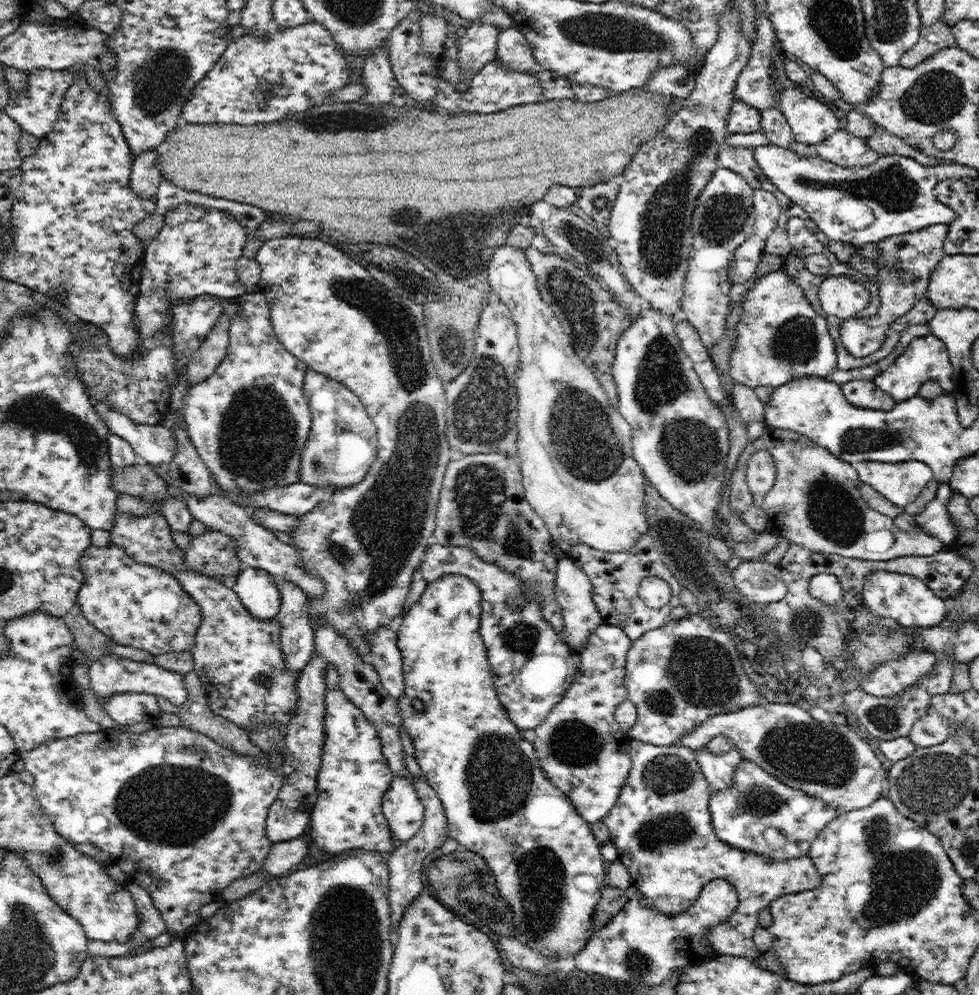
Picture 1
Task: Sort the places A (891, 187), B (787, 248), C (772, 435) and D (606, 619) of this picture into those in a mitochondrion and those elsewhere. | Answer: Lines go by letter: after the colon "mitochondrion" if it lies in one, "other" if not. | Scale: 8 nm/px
A: mitochondrion
B: other
C: other
D: other

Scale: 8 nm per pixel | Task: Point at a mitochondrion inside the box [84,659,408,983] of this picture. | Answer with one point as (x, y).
(143, 801)

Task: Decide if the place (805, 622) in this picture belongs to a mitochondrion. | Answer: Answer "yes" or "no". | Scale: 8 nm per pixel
yes

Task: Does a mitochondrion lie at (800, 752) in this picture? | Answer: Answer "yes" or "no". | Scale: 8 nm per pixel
yes

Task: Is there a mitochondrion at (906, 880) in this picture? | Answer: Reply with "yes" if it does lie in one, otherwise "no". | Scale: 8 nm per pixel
yes

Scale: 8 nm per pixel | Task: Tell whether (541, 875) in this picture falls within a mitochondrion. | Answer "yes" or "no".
yes

